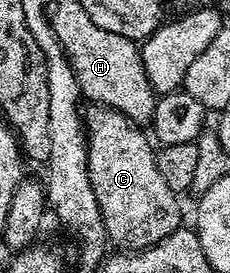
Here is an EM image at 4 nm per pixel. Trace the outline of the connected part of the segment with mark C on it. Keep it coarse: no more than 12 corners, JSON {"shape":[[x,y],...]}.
{"shape":[[116,109],[84,115],[109,246],[147,251],[183,226],[151,136]]}

